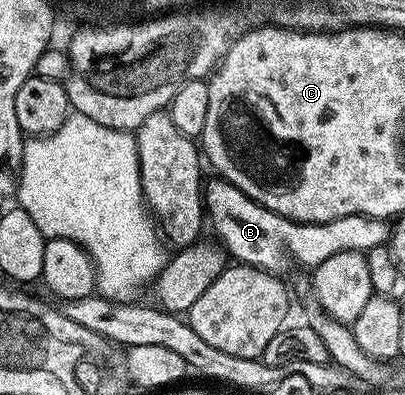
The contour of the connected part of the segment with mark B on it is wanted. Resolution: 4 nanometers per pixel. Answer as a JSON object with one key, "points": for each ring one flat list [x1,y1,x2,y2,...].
{"points":[[214,177,211,183,209,180,205,184,204,211,209,226,211,223,218,234,217,242,231,260,246,263,249,267,259,267,277,276,289,269,290,255,300,266,313,269,320,265,320,261,328,261,328,257,336,257,345,251,365,253,383,246,388,239,388,223,385,219,349,215,336,217,327,223,296,223,260,206,239,187,221,177]]}

